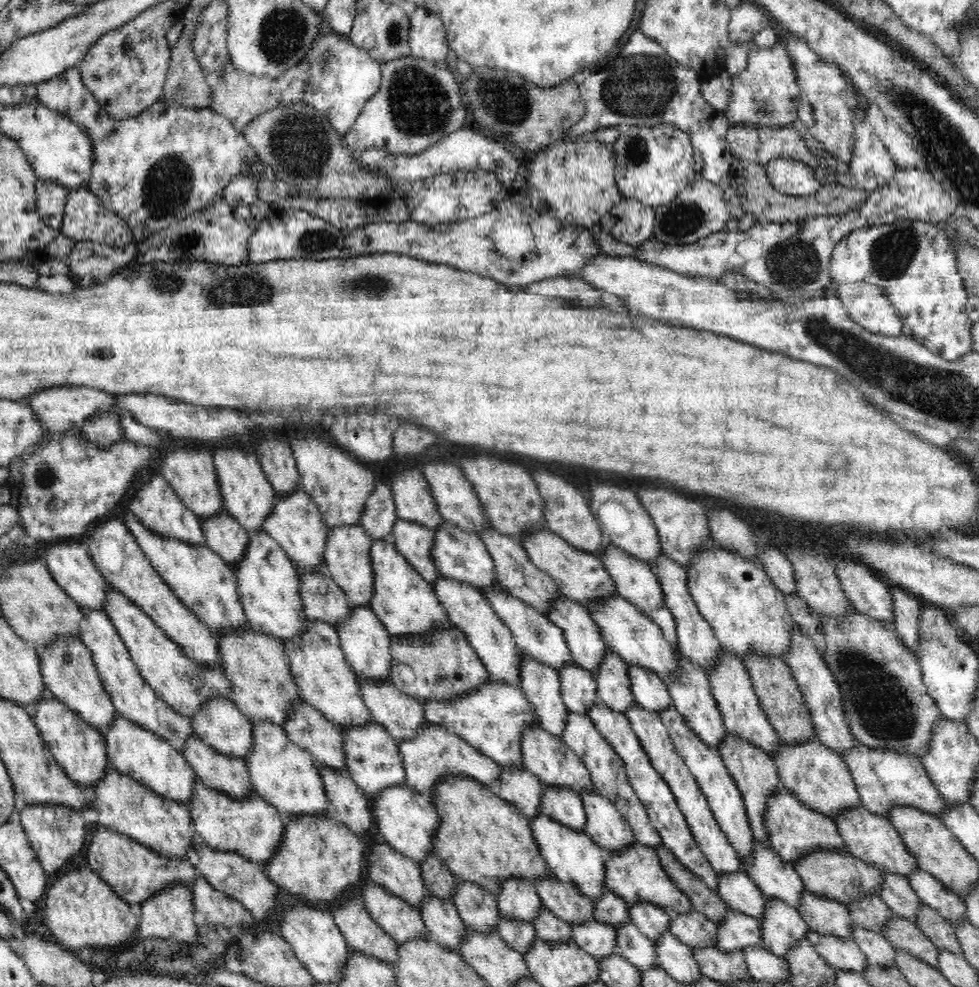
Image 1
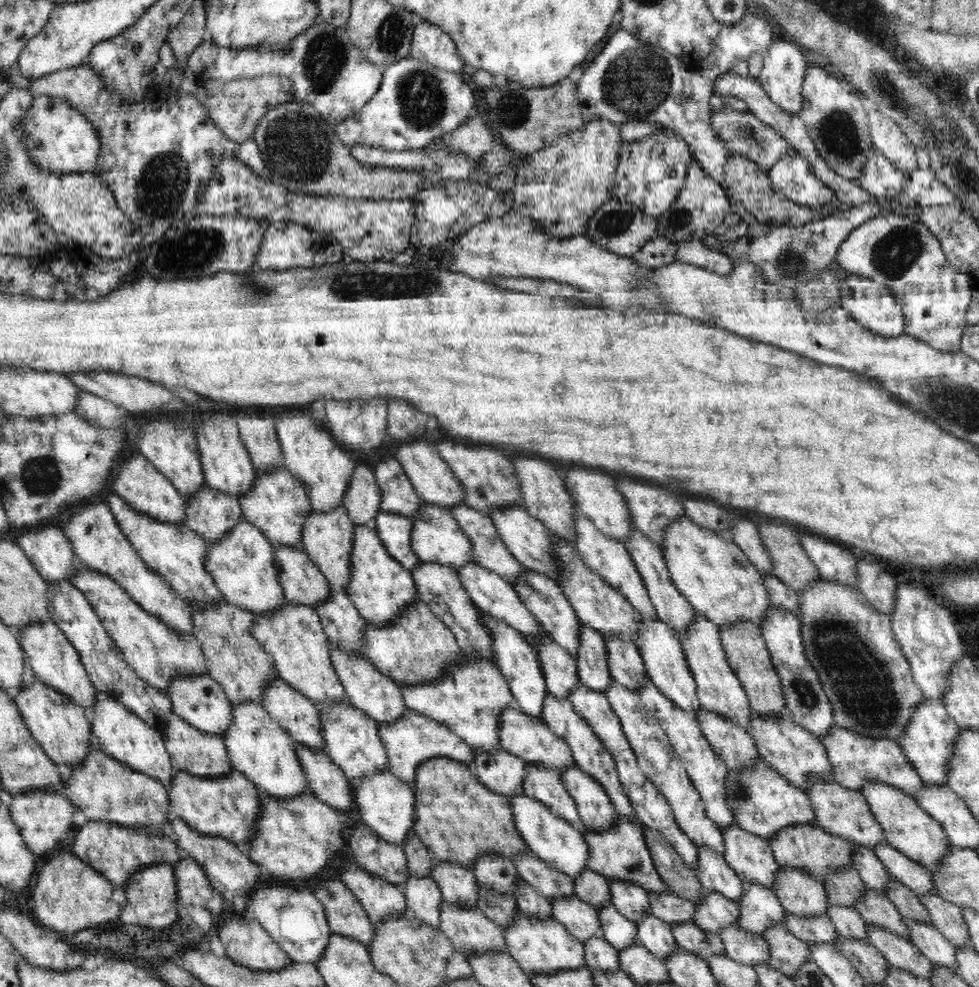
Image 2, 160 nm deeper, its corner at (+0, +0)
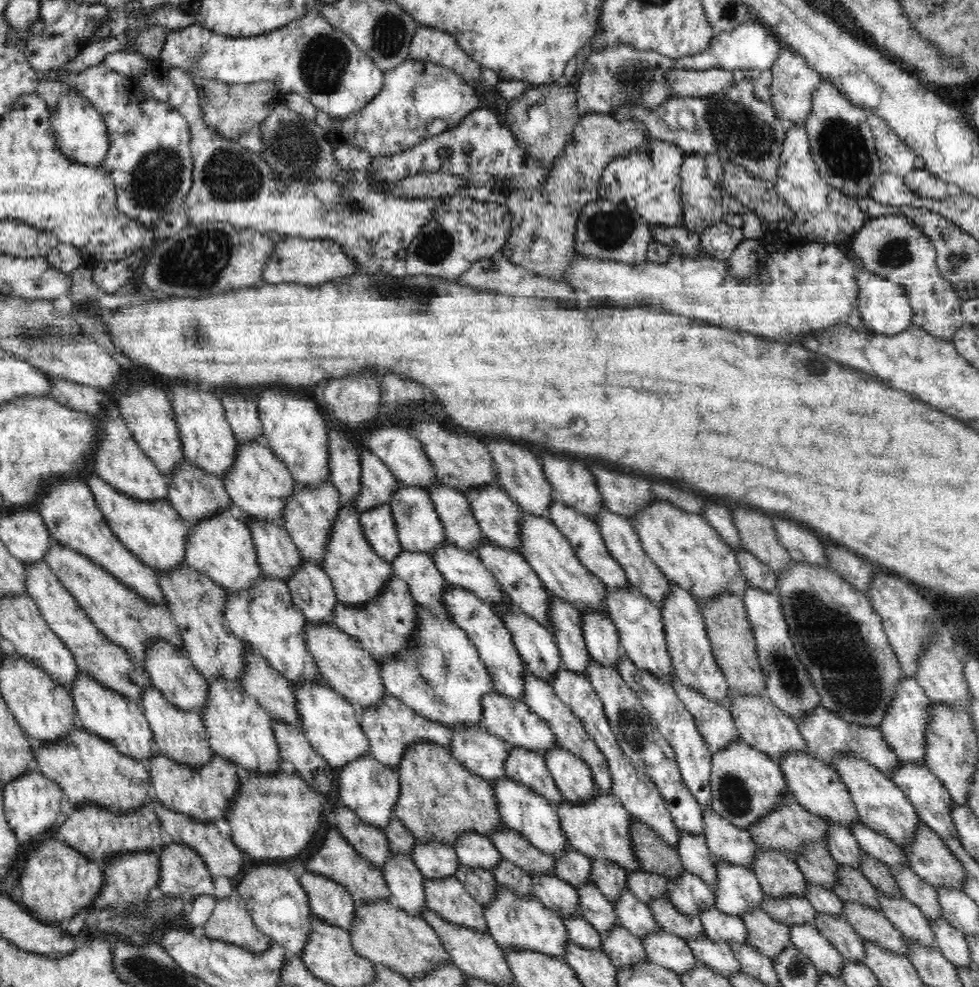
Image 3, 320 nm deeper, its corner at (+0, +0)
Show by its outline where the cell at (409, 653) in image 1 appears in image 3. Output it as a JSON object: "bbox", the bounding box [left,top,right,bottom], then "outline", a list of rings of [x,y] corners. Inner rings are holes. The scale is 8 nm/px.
{"bbox":[333,575,417,662],"outline":[[[396,575],[390,577],[381,591],[363,605],[346,605],[340,601],[333,608],[333,622],[345,633],[356,637],[361,646],[368,650],[377,662],[388,661],[398,653],[411,648],[411,635],[417,626],[417,612],[412,593],[407,583]]]}

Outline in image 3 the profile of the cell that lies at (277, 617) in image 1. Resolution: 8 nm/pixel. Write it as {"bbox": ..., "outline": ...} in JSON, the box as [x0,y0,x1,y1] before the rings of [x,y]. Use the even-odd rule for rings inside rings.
{"bbox":[185,510,263,590],"outline":[[[228,510],[216,511],[216,514],[200,519],[200,522],[188,524],[188,527],[185,562],[192,568],[208,575],[224,590],[249,589],[260,580],[263,572],[250,529],[246,528],[246,524],[242,524],[238,518],[234,518]]]}

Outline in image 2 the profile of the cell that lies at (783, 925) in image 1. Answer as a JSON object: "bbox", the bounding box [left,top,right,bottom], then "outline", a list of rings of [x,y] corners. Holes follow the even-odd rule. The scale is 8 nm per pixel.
{"bbox":[737,883,788,936],"outline":[[[758,883],[744,886],[737,905],[740,911],[737,924],[762,936],[770,925],[783,923],[786,913],[788,913],[780,904],[774,891]]]}

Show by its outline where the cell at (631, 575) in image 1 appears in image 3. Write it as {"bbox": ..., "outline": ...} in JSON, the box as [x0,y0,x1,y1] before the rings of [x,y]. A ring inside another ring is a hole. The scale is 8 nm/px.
{"bbox":[549,498,630,589],"outline":[[[555,498],[552,500],[552,504],[550,504],[549,519],[568,539],[573,552],[576,553],[578,560],[588,569],[588,572],[598,577],[608,589],[619,589],[620,587],[630,585],[624,569],[608,552],[600,529],[597,528],[592,518],[568,507],[563,501]]]}

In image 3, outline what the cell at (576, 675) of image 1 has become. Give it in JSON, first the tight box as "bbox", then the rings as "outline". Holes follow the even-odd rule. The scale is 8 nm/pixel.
{"bbox":[495,602,563,682],"outline":[[[512,602],[509,605],[497,604],[495,612],[502,618],[504,626],[511,634],[512,642],[516,647],[517,652],[520,653],[523,663],[527,666],[528,672],[534,676],[550,682],[553,674],[563,666],[560,656],[560,649],[555,643],[552,631],[544,625],[538,623],[536,619],[526,615],[524,611],[518,609]]]}

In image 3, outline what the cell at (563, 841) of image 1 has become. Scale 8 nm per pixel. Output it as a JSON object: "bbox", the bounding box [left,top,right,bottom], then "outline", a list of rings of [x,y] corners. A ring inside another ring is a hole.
{"bbox":[493,776,570,858],"outline":[[[506,776],[496,780],[493,788],[498,810],[504,824],[522,834],[522,837],[533,846],[553,858],[562,856],[564,850],[570,848],[568,841],[564,839],[559,816],[556,814],[554,805],[548,799],[532,791],[528,786],[520,782],[514,782],[512,778],[507,778]]]}

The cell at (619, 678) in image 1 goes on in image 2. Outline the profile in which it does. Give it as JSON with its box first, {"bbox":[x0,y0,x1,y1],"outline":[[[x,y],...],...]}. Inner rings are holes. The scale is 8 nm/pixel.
{"bbox":[575,626,613,692],"outline":[[[590,626],[580,627],[579,645],[575,654],[579,682],[592,690],[605,692],[613,681],[607,665],[607,650],[602,633]]]}

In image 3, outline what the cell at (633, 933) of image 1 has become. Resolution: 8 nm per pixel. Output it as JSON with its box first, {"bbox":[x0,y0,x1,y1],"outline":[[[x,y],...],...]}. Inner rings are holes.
{"bbox":[577,881,619,934],"outline":[[[592,881],[577,888],[578,906],[584,917],[600,934],[615,929],[619,924],[615,906]]]}

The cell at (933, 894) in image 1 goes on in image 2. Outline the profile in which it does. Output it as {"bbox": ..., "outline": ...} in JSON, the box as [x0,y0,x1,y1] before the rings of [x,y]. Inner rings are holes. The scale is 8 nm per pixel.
{"bbox":[873,842,935,896],"outline":[[[880,842],[873,852],[891,876],[904,883],[918,896],[935,893],[930,869],[908,858],[887,842]]]}

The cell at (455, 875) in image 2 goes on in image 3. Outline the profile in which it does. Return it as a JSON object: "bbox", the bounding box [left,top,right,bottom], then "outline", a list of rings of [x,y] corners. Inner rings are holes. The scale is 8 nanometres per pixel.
{"bbox":[411,841,460,879],"outline":[[[418,841],[411,857],[420,872],[430,879],[454,876],[460,864],[453,846],[438,842],[425,844]]]}

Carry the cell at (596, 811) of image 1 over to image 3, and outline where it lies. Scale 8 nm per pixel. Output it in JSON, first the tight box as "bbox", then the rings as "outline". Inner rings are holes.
{"bbox":[542,744,599,801],"outline":[[[556,744],[542,754],[558,791],[566,800],[583,801],[599,792],[586,762],[572,752]]]}

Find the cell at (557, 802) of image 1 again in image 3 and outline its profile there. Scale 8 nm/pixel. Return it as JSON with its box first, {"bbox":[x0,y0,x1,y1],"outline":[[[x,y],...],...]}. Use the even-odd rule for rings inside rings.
{"bbox":[504,746,565,805],"outline":[[[509,746],[508,758],[504,761],[504,771],[507,778],[528,786],[553,805],[565,799],[550,775],[542,753]]]}

